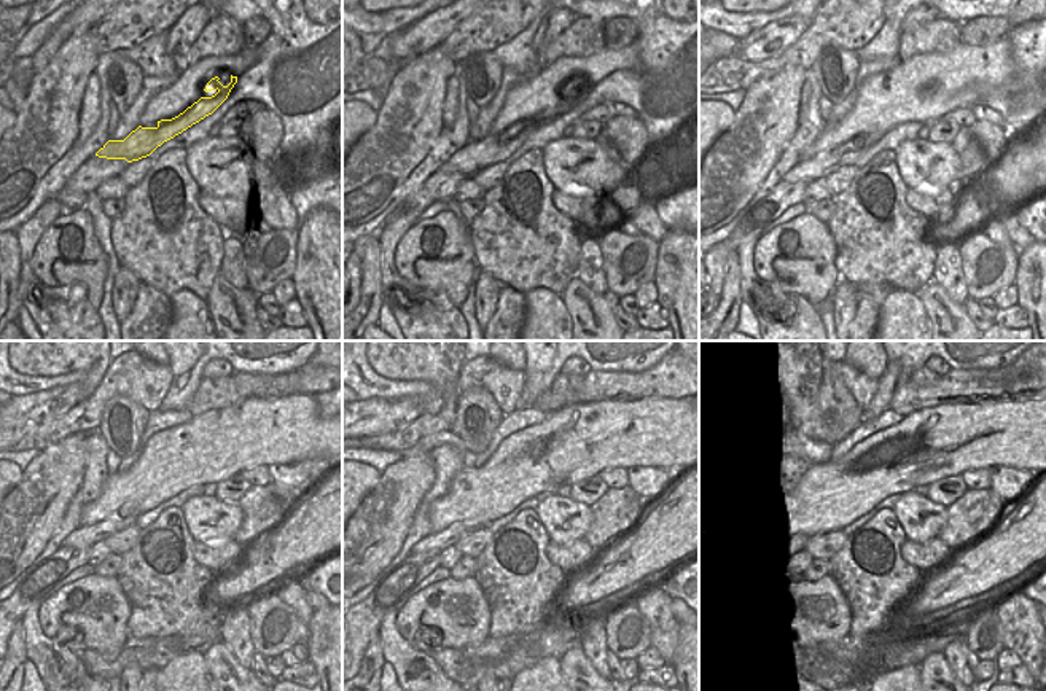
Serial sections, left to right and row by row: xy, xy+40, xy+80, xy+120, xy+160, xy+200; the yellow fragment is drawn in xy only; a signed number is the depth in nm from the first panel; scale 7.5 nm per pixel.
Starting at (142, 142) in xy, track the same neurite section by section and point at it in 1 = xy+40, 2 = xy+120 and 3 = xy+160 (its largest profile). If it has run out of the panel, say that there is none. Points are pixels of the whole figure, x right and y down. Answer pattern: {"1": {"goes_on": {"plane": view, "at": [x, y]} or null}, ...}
{"1": {"goes_on": {"plane": "xy+40", "at": [476, 155]}}, "2": {"goes_on": {"plane": "xy+120", "at": [83, 537]}}, "3": {"goes_on": {"plane": "xy+160", "at": [435, 542]}}}

